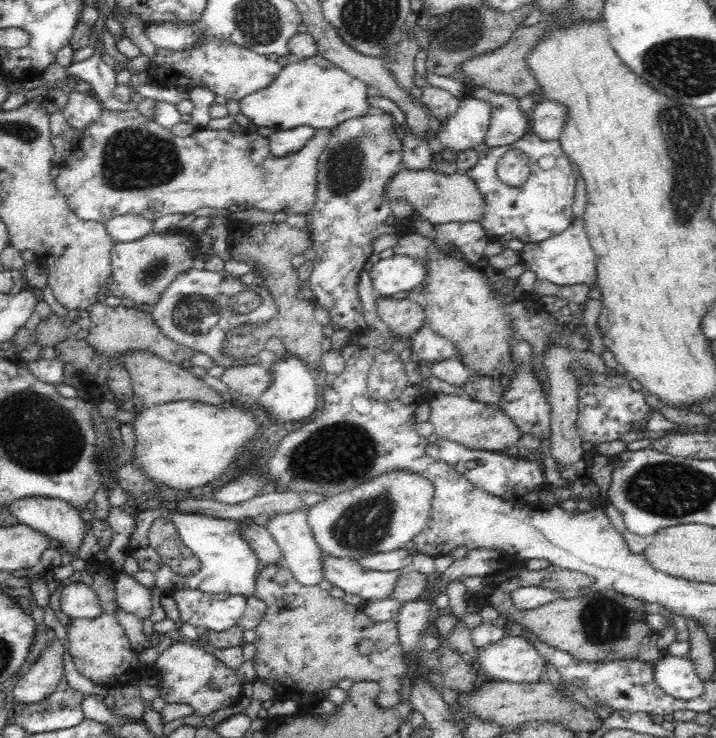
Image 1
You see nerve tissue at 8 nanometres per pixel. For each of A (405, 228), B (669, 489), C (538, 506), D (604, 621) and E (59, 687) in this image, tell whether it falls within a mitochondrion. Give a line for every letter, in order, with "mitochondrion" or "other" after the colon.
A: other
B: mitochondrion
C: other
D: mitochondrion
E: other

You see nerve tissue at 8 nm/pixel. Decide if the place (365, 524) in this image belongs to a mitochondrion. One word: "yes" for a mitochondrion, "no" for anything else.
yes

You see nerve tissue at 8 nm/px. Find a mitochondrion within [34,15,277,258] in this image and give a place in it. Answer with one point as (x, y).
(133, 158)

